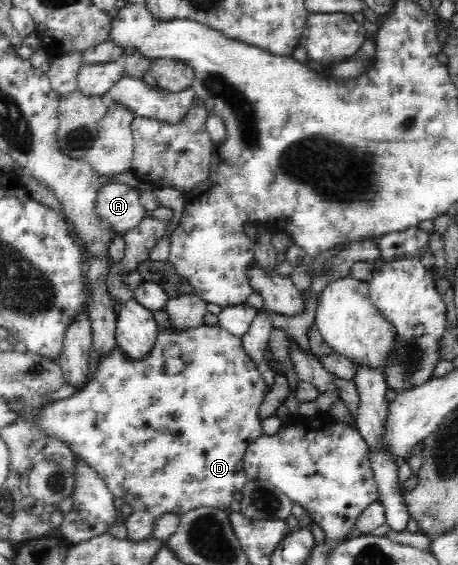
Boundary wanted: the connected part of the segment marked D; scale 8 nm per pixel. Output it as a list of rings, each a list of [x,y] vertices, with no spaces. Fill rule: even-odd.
[[[201,325],[198,327],[188,328],[184,331],[171,331],[167,329],[158,332],[156,343],[152,346],[149,353],[142,359],[134,360],[124,355],[119,348],[110,351],[98,362],[98,370],[94,380],[83,386],[78,392],[71,396],[59,399],[49,406],[44,407],[42,411],[37,411],[33,415],[38,427],[49,437],[55,437],[68,444],[68,447],[77,457],[81,457],[87,465],[91,467],[105,481],[105,485],[114,497],[121,497],[126,504],[135,504],[133,500],[141,498],[141,510],[137,506],[137,510],[133,513],[145,516],[147,510],[147,526],[126,526],[128,537],[133,542],[141,542],[146,538],[151,538],[155,521],[164,514],[177,514],[181,516],[190,510],[196,508],[209,507],[212,509],[221,509],[229,507],[233,502],[233,493],[239,492],[248,481],[246,472],[244,471],[243,457],[247,447],[255,442],[261,434],[261,420],[257,416],[257,410],[261,406],[263,400],[263,392],[265,392],[265,384],[263,384],[262,375],[257,372],[257,367],[249,355],[243,351],[241,338],[238,335],[232,335],[217,325]],[[183,357],[184,370],[170,376],[165,372],[165,363],[169,358]]]

